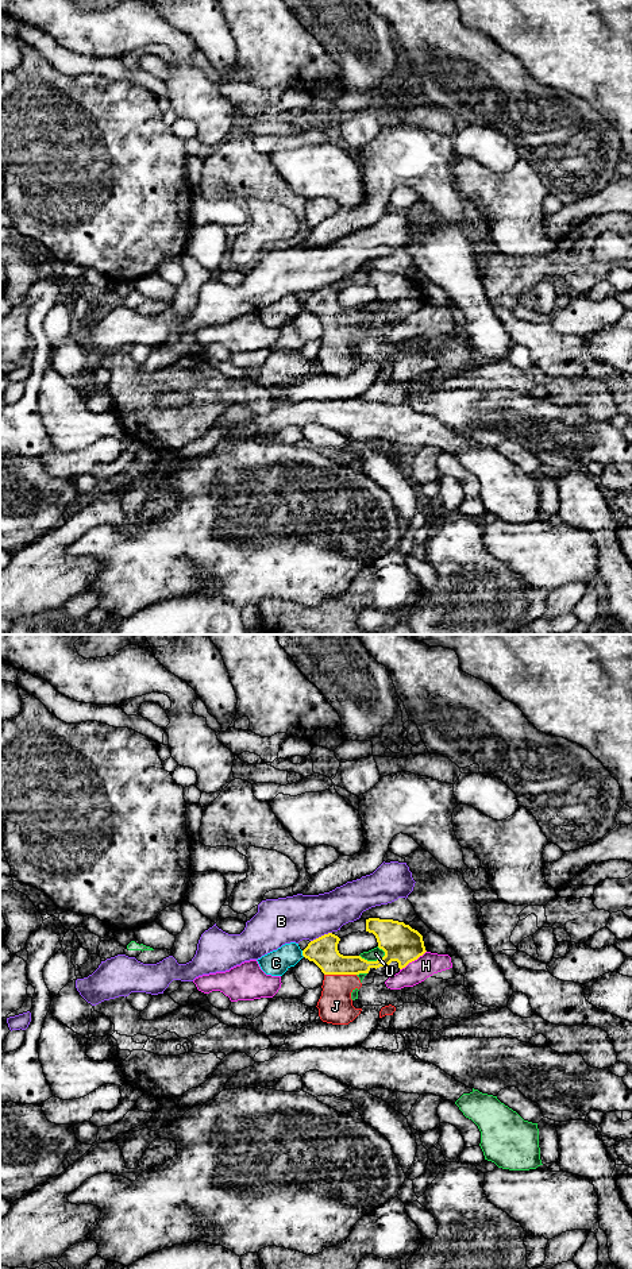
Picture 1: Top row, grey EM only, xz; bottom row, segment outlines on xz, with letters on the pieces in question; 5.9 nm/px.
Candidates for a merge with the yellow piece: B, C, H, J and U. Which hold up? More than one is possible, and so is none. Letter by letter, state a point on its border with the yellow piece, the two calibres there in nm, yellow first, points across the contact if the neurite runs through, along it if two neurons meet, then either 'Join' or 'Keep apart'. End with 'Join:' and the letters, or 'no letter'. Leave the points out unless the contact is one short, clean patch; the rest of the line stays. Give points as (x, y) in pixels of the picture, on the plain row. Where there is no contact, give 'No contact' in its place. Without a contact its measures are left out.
B: Touches yellow at xz (322, 288). Thickness 170 nm (yellow) against 280 nm. Keep apart
C: Touches yellow at xz (303, 305). Thickness 170 nm (yellow) against 150 nm. Keep apart
H: Touches yellow at xz (412, 312). Thickness 220 nm (yellow) against 140 nm. Keep apart
J: Touches yellow at xz (340, 326). Thickness 170 nm (yellow) against 200 nm. Path across: xz (323, 303), (340, 326), (335, 358). Join
U: Touches yellow at xz (373, 313). Thickness 220 nm (yellow) against 70 nm. Keep apart
Join: J

